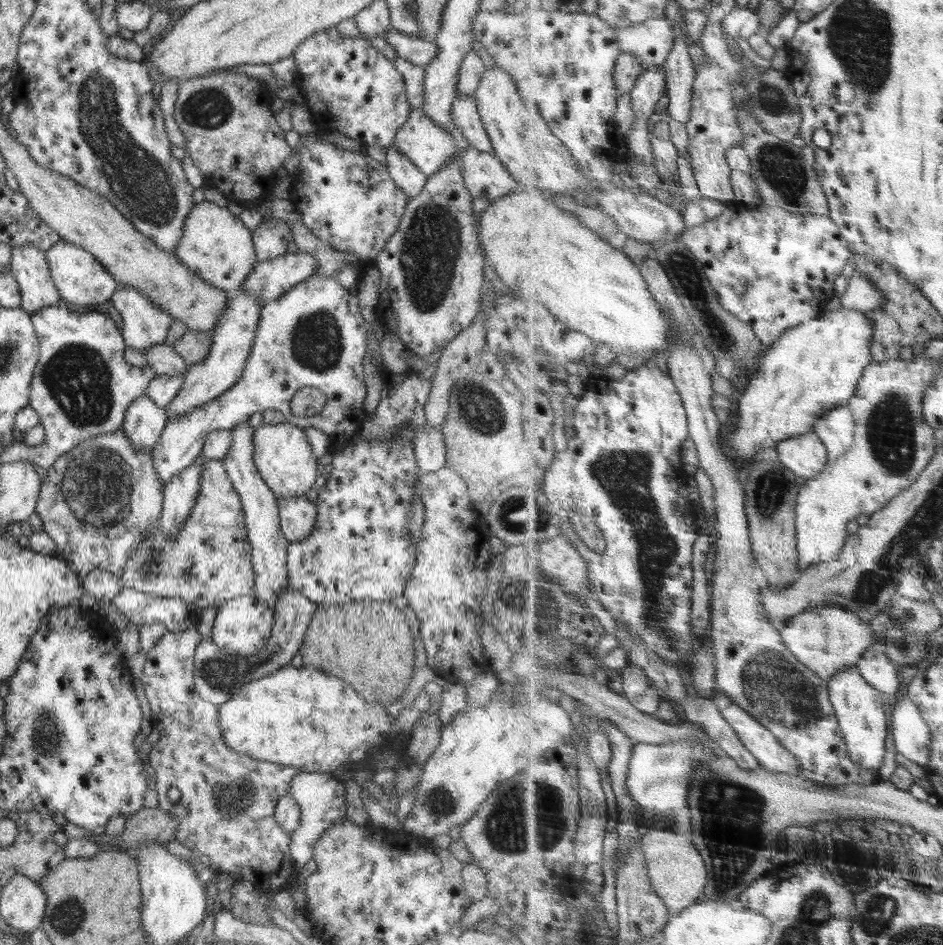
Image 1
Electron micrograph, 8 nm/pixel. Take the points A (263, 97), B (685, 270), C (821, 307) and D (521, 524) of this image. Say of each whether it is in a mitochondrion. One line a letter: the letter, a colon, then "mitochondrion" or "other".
A: other
B: mitochondrion
C: other
D: mitochondrion

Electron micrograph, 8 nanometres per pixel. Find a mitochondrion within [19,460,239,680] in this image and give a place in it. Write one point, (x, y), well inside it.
(150, 568)

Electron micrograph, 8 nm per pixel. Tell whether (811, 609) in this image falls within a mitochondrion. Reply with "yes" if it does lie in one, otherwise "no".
no

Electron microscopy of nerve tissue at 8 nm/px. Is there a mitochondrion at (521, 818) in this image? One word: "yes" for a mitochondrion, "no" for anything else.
yes

